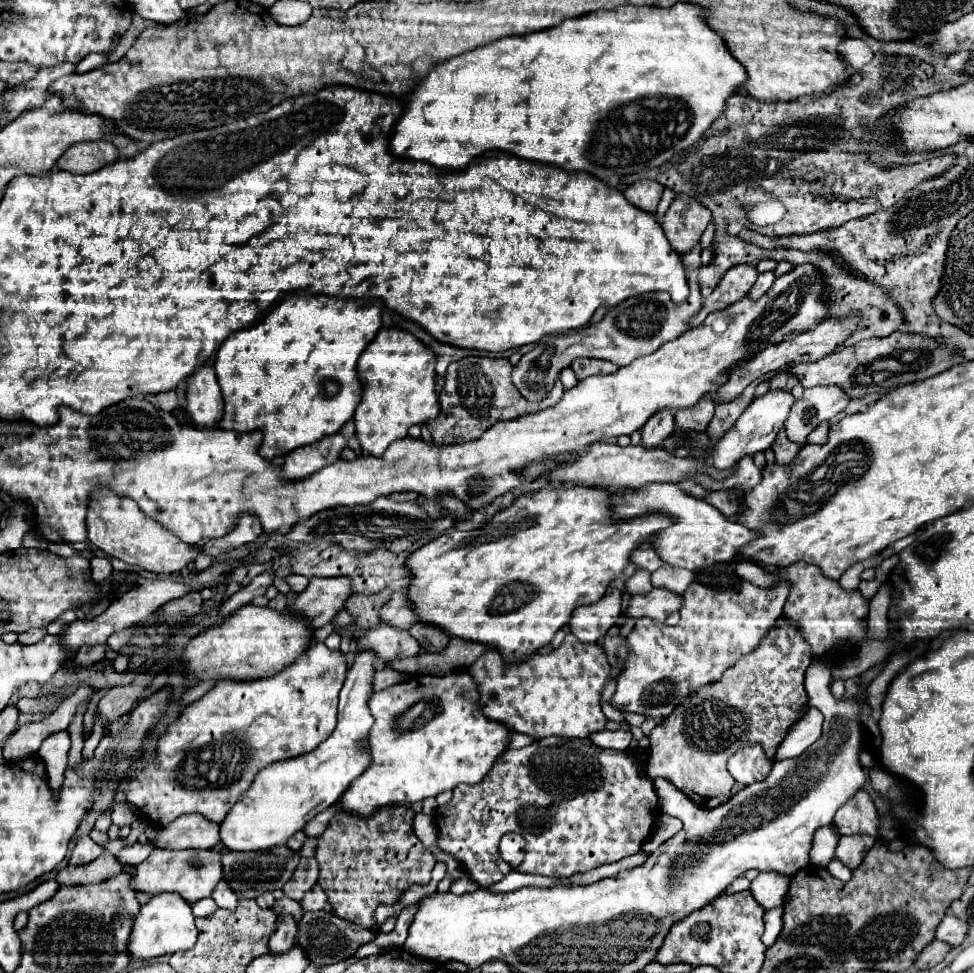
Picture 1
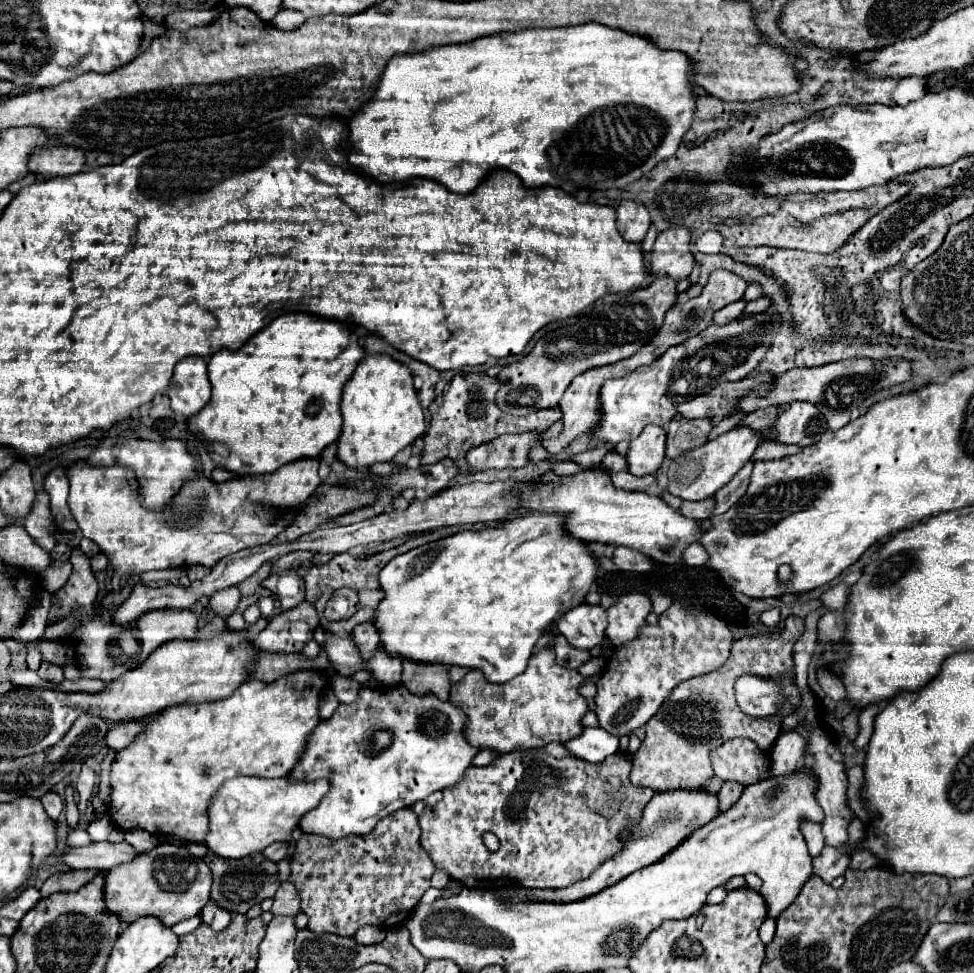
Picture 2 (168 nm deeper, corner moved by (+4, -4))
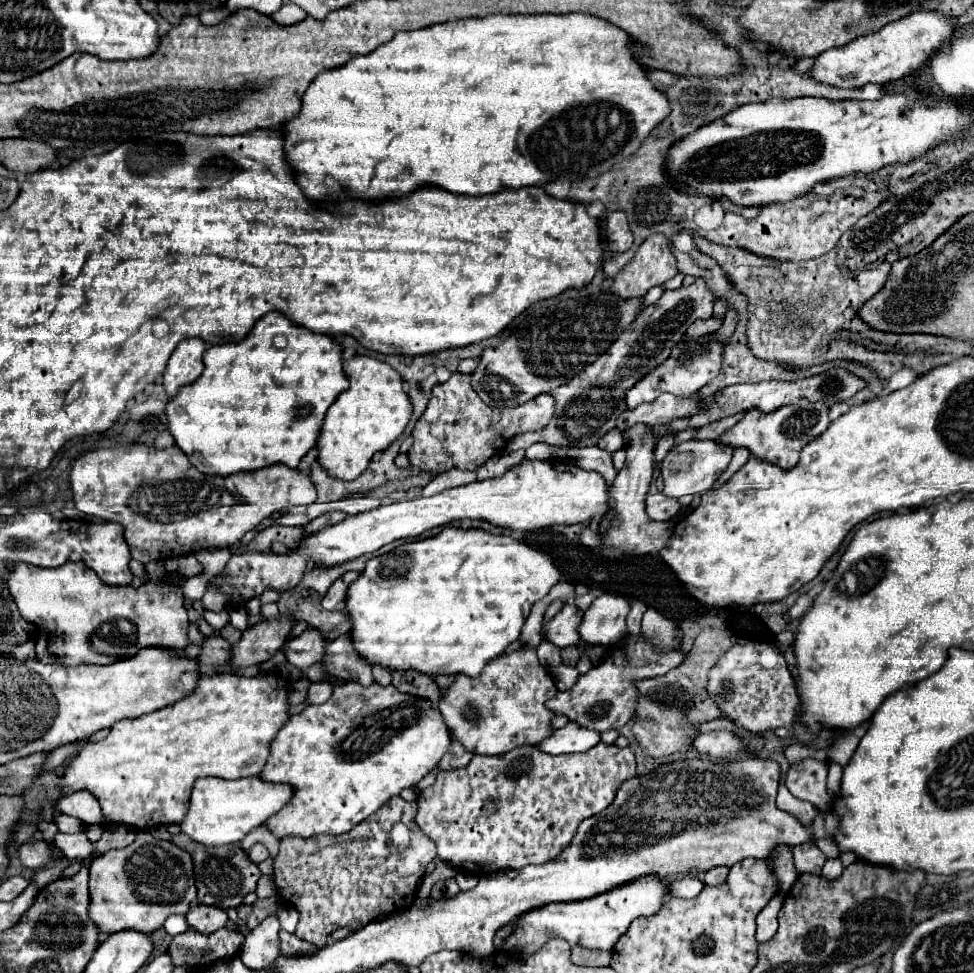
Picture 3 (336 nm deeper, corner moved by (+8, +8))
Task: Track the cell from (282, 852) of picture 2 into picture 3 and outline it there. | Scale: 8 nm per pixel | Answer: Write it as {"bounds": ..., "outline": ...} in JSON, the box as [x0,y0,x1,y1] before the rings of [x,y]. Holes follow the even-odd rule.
{"bounds":[248,843,268,863],"outline":[[[256,843],[250,851],[248,851],[248,859],[252,859],[252,863],[260,863],[264,859],[268,859],[268,849],[262,843]]]}

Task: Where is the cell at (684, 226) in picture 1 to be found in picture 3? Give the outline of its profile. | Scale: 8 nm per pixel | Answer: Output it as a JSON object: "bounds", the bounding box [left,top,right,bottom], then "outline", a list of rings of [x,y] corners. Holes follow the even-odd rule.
{"bounds":[608,235,676,299],"outline":[[[650,235],[628,261],[622,271],[612,277],[608,293],[620,299],[644,297],[652,287],[666,283],[676,275],[676,259],[670,251],[670,243],[662,235]]]}

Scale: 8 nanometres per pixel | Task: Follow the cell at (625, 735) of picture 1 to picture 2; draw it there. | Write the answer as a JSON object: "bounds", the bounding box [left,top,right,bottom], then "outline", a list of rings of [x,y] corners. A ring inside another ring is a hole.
{"bounds":[566,727,620,763],"outline":[[[586,727],[580,737],[570,739],[566,743],[566,749],[572,755],[576,755],[580,759],[588,759],[592,763],[600,763],[604,757],[616,753],[618,747],[620,747],[618,745],[618,737],[616,735],[608,735],[608,731],[604,731],[600,727],[596,727],[596,729]]]}

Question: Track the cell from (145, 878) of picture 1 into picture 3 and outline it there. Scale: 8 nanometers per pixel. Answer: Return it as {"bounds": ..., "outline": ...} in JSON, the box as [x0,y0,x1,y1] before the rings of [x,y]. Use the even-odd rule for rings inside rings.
{"bounds":[88,833,196,935],"outline":[[[138,833],[132,845],[96,855],[90,861],[88,915],[100,933],[134,929],[150,935],[164,925],[168,915],[186,915],[194,903],[196,887],[192,857],[170,841],[156,839],[150,833]]]}

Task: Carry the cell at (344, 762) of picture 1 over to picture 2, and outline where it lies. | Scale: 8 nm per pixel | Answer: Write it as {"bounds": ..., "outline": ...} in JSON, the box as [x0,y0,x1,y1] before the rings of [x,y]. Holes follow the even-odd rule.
{"bounds":[206,777,330,859],"outline":[[[236,777],[224,783],[214,795],[208,815],[210,831],[206,847],[226,859],[242,859],[252,853],[264,851],[270,843],[290,841],[298,821],[316,809],[330,789],[328,779],[318,781],[292,781],[290,777],[264,779],[264,777]]]}

